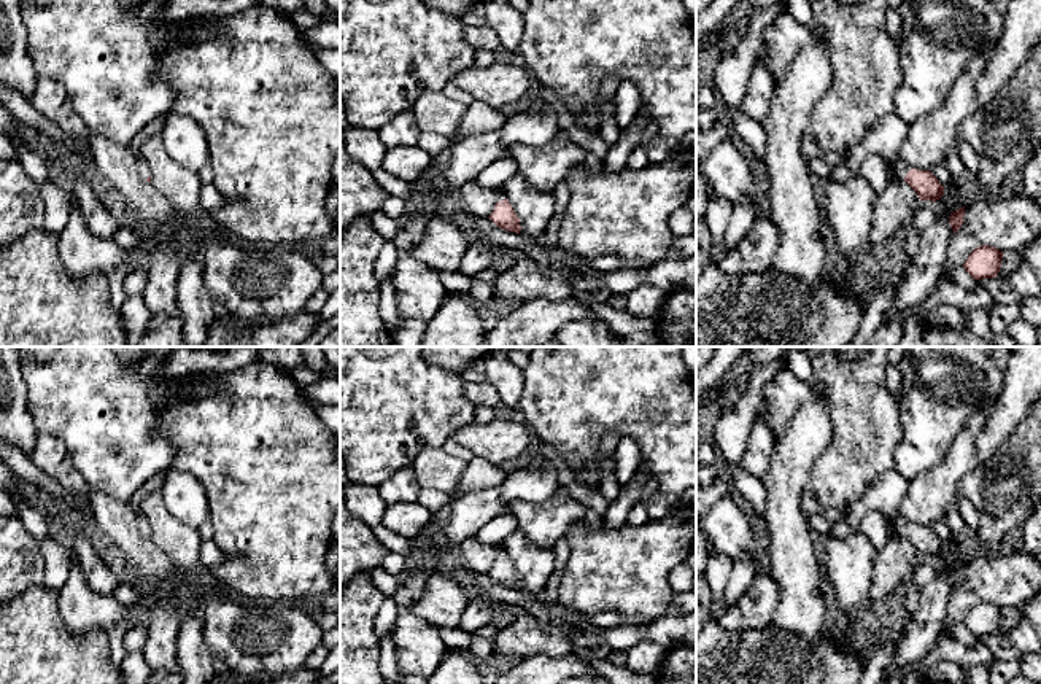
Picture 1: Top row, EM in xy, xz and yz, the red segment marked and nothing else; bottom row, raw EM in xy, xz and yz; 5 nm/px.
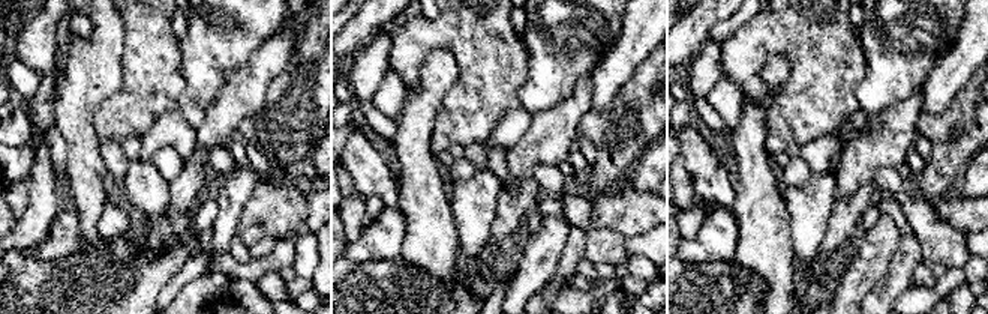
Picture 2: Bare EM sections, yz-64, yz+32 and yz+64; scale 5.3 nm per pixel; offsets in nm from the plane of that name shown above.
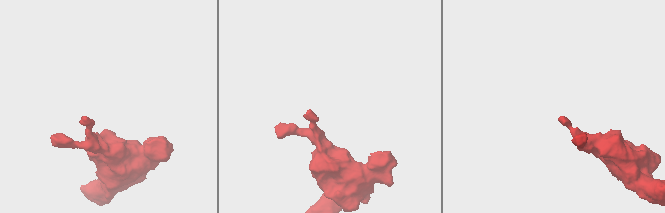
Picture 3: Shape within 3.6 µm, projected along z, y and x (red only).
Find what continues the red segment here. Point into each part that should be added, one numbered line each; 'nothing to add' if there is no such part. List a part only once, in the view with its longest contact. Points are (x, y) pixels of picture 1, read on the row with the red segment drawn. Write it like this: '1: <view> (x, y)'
1: yz (884, 139)

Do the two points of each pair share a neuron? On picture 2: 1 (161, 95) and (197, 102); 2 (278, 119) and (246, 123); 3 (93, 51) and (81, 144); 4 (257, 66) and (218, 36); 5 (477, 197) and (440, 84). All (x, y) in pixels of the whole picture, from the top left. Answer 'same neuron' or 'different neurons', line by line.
1: different neurons
2: different neurons
3: same neuron
4: different neurons
5: different neurons

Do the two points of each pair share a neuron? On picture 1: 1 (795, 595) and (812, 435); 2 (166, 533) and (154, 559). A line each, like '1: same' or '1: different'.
1: same
2: different

